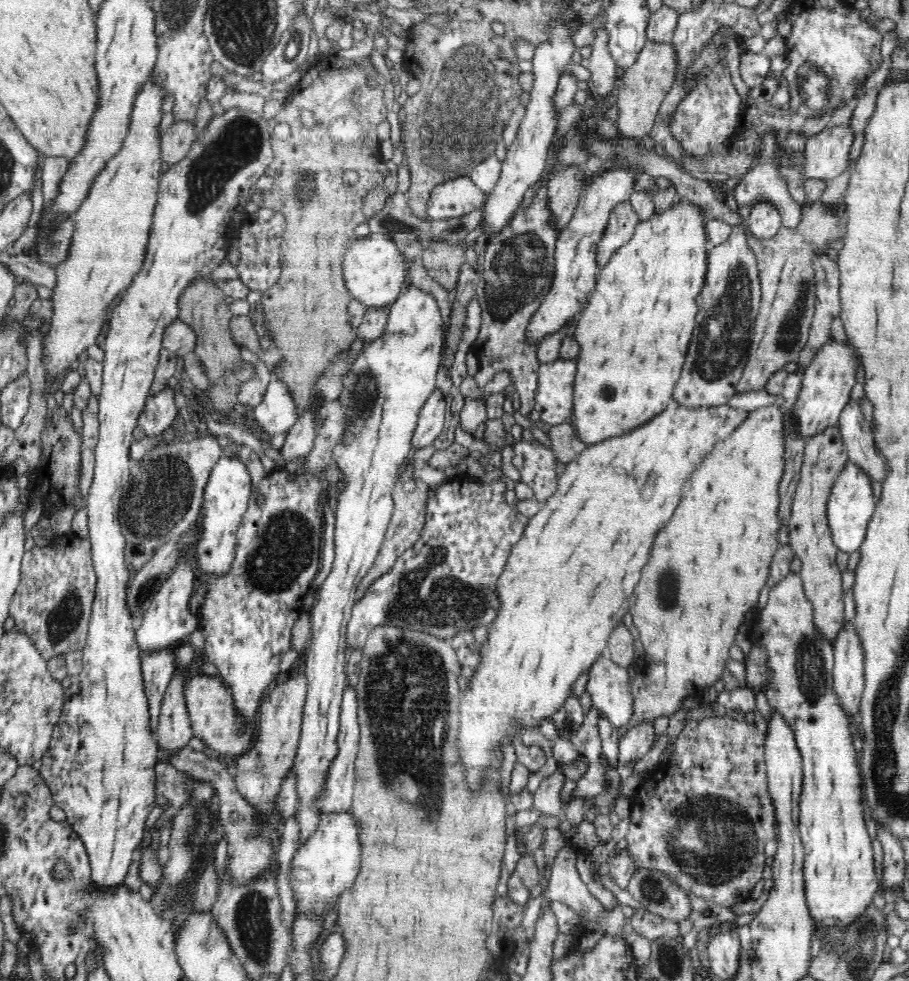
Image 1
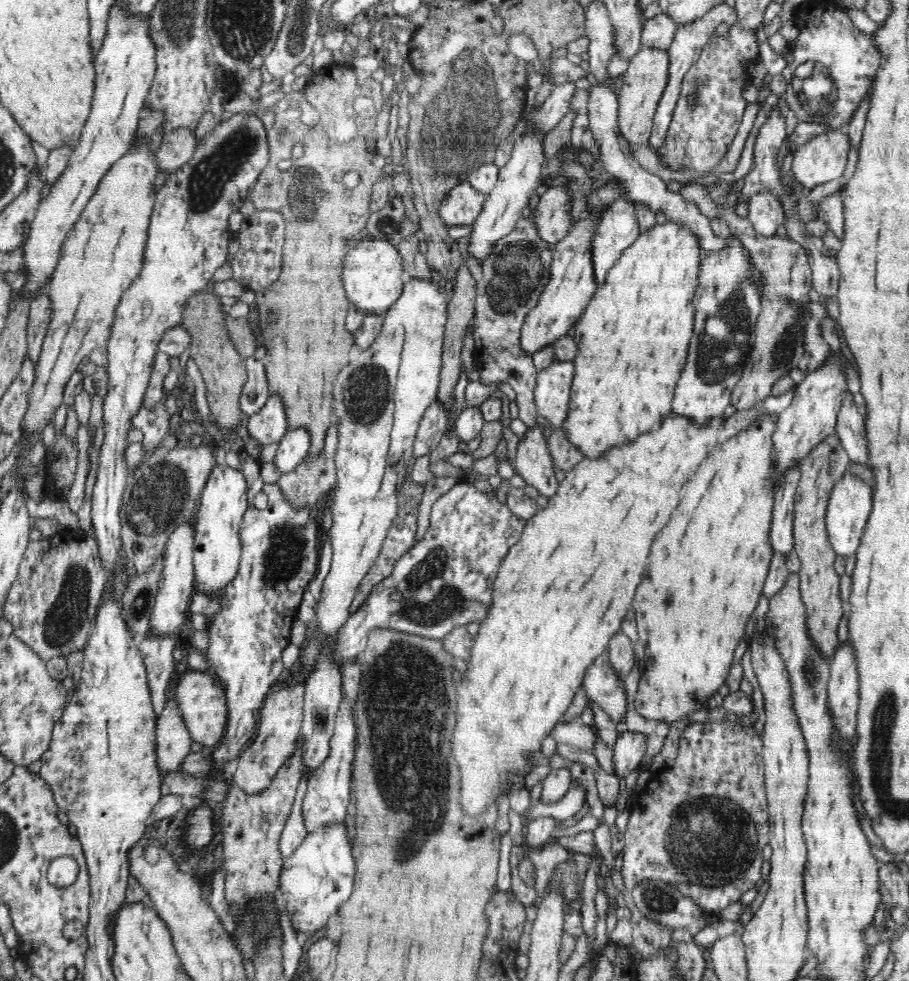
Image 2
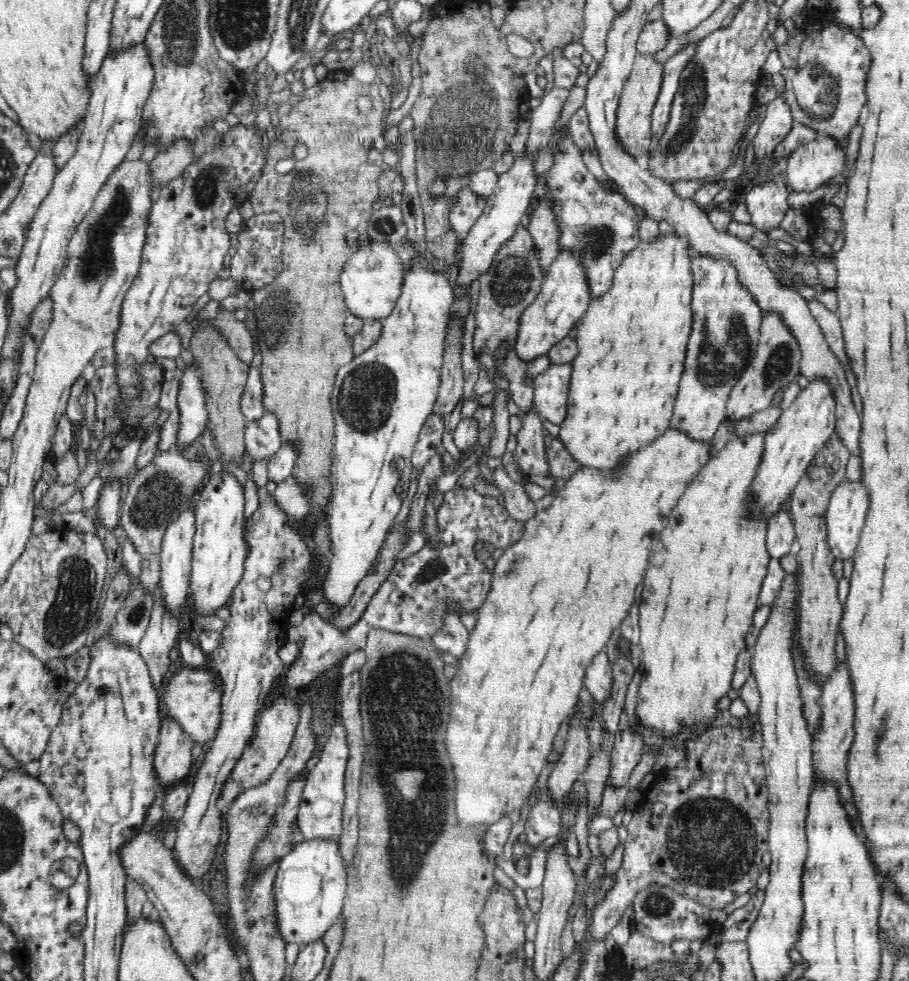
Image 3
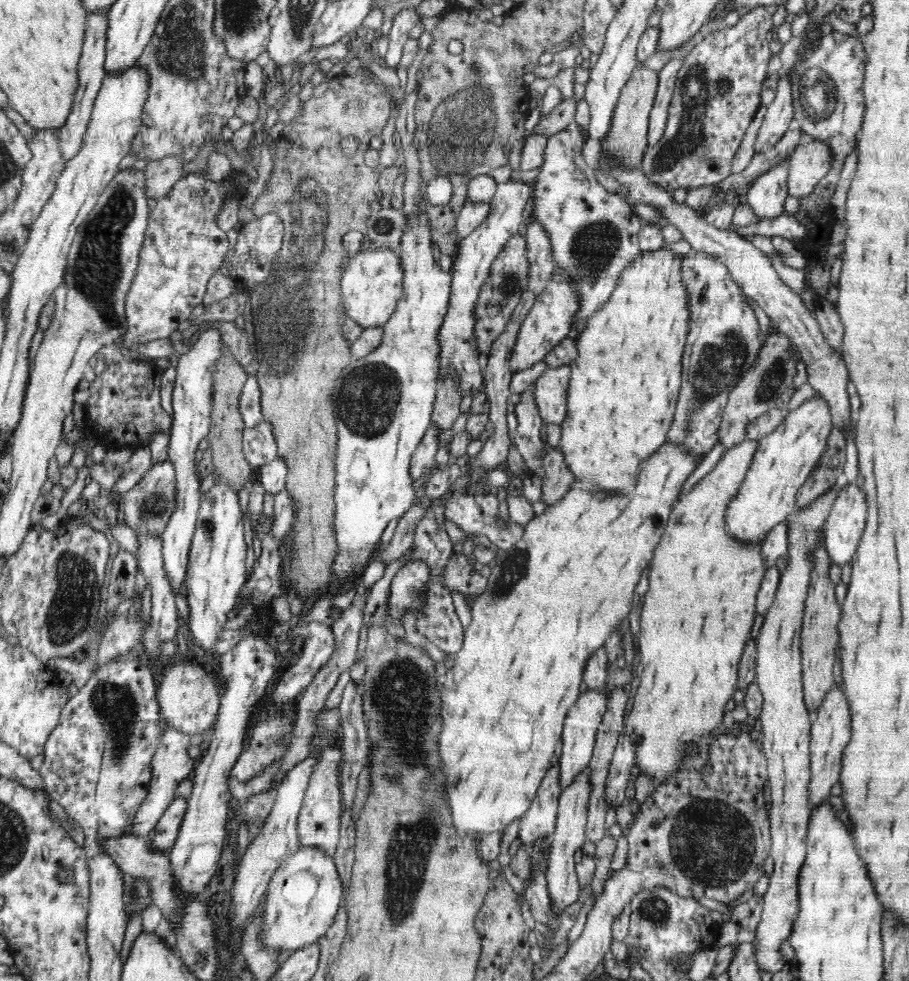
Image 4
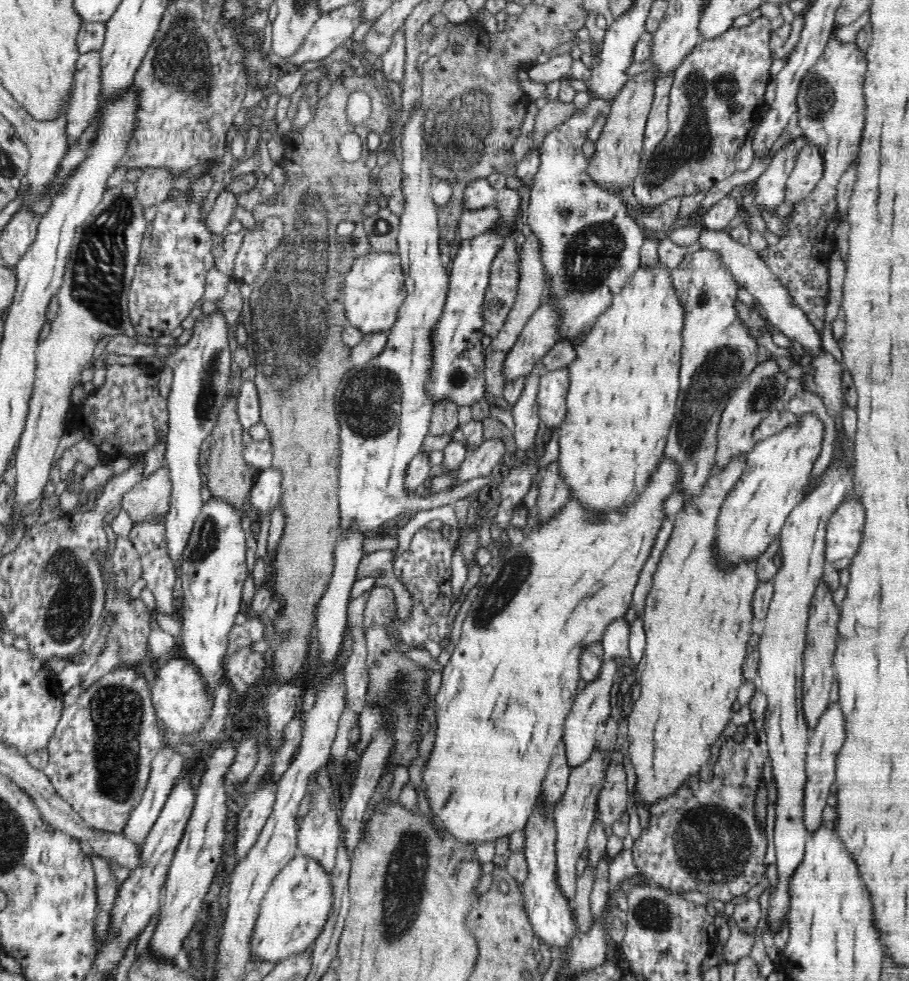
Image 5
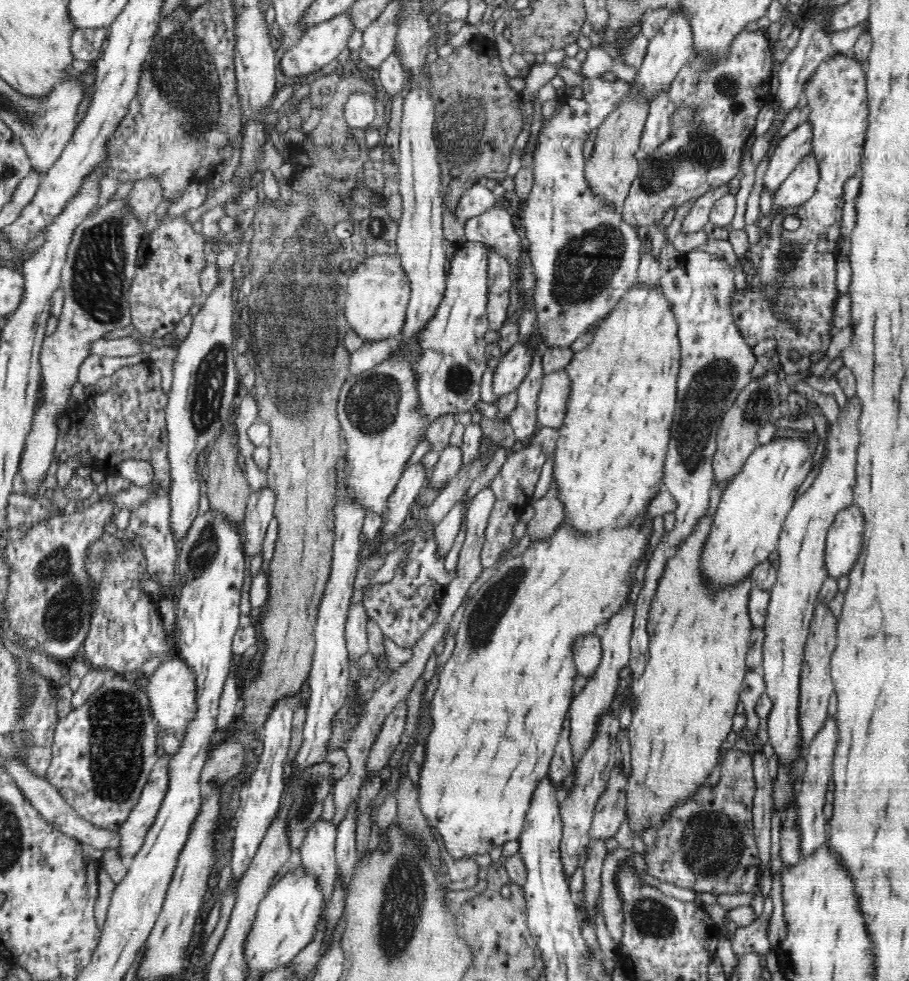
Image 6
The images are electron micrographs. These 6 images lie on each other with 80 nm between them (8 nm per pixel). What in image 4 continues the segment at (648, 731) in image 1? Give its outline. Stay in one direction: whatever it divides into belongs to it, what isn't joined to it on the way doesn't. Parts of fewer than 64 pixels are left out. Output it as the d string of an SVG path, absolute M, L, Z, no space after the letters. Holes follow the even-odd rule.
M623 732L617 742L608 778L606 778L606 792L604 792L606 806L610 804L618 807L621 805L628 788L630 770L635 766L636 747L632 740Z

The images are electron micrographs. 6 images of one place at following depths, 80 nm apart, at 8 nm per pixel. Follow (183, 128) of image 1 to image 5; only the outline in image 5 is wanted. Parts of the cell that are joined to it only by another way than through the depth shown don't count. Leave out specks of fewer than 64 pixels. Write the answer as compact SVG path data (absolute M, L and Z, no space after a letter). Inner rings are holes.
M146 167L136 181L136 199L142 204L142 209L164 202L172 190L172 182L174 177L168 167Z

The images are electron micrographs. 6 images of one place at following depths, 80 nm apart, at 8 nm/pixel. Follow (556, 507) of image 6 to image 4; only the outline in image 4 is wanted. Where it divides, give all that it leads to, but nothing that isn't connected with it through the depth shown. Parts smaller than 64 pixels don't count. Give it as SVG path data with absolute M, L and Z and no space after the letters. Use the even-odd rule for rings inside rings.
M550 448L547 452L544 459L542 459L545 476L542 478L541 502L544 508L558 504L558 500L564 498L566 492L577 480L565 464L565 457L559 448Z

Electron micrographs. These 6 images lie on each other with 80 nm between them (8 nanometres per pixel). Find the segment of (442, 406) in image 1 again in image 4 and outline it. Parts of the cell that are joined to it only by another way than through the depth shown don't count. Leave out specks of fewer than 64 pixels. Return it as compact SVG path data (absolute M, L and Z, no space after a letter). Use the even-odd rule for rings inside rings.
M431 422L423 434L420 444L416 447L409 471L414 484L435 468L435 457L439 450L438 434L440 432L441 430Z

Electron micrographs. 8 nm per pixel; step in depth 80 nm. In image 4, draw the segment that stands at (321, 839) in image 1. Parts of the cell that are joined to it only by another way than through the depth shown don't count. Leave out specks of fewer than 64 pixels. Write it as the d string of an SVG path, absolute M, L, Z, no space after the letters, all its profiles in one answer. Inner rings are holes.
M300 845L272 875L264 899L266 908L260 940L267 950L278 950L281 954L318 943L332 926L342 899L342 881L334 856L318 847Z

